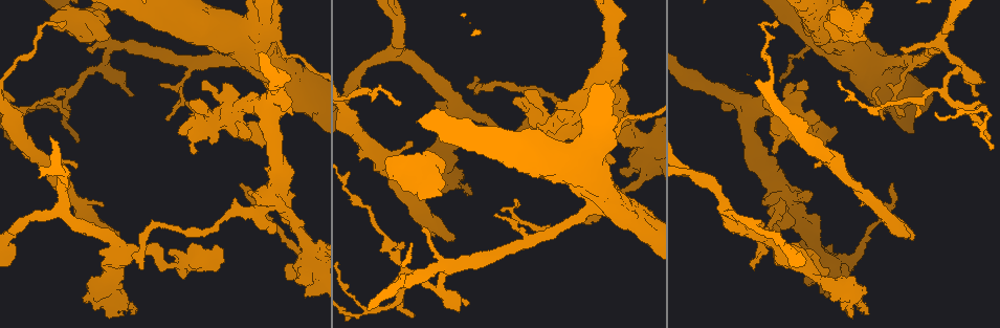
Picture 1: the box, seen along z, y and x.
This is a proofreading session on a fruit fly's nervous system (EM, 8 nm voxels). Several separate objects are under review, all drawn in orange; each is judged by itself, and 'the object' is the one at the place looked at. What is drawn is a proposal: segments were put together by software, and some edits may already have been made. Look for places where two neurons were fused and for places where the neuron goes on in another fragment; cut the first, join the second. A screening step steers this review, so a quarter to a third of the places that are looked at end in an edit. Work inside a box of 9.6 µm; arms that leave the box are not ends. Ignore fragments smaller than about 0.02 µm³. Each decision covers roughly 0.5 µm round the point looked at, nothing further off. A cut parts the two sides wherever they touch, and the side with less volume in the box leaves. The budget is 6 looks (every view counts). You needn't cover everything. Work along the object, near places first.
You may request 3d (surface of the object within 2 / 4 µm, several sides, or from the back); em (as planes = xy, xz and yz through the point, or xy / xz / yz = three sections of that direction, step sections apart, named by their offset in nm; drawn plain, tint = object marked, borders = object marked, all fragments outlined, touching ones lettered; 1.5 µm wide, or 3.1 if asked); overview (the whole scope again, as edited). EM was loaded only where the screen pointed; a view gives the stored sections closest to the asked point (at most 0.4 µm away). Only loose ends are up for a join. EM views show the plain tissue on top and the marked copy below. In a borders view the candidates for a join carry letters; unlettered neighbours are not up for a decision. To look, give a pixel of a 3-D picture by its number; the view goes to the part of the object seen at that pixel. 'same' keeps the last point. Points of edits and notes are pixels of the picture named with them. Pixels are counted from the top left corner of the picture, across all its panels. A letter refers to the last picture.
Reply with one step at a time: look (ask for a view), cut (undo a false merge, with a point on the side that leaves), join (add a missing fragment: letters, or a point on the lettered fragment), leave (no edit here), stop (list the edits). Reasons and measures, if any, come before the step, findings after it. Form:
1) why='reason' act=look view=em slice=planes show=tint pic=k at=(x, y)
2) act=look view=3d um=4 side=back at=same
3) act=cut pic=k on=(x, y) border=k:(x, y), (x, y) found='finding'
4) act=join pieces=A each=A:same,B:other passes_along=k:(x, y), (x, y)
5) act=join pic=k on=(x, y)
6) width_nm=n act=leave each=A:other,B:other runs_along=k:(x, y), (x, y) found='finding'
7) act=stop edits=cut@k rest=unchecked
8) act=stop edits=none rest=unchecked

why='an open end' act=look view=3d um=2 pic=1 at=(247, 192)

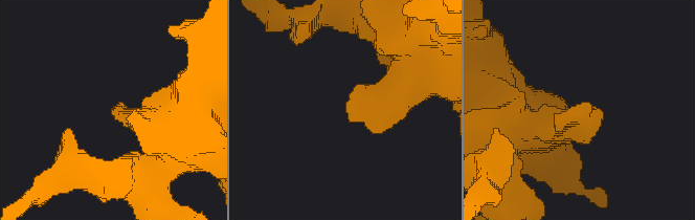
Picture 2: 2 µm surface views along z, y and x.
act=look view=em slice=planes show=borders pic=2 at=(118, 103)

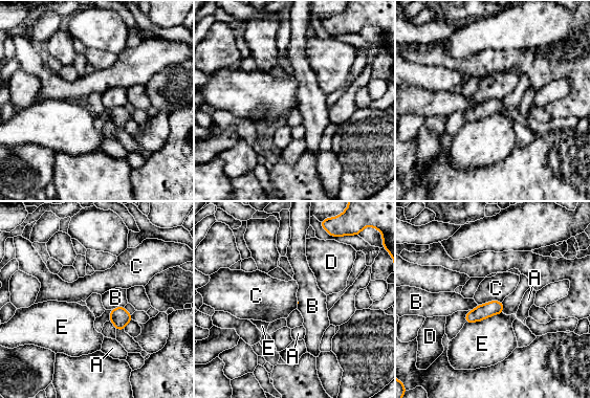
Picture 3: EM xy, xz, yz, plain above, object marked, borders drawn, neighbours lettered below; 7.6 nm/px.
longest_contact=E:300nm act=leave each=A:other,B:other,C:other,D:other,E:other border=3:(501, 301), (488, 301), (478, 305) found='no lettered fragment goes on from it'

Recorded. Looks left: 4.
why='three-way junction' act=look view=3d um=4 side=back pic=1 at=(439, 288)

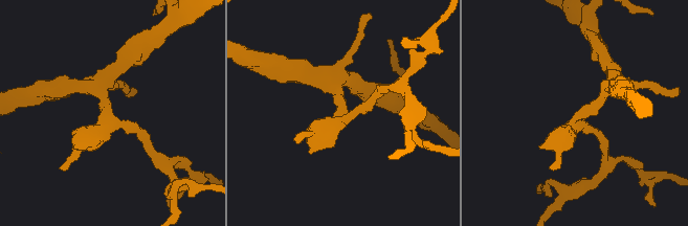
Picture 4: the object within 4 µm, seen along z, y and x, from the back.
arms=3 arm_widths_nm=160,280,280 act=look view=em slice=yz step=4 show=tint pic=4 at=(106, 118)

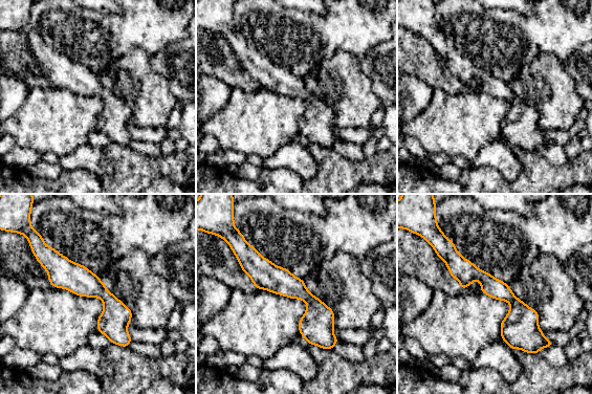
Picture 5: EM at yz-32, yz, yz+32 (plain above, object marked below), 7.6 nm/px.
act=look view=em slice=xz step=4 show=borders at=same

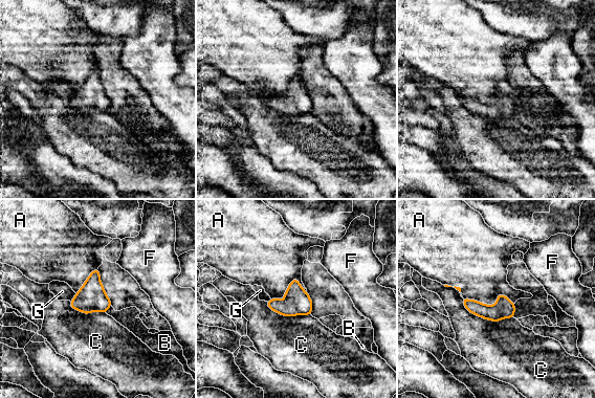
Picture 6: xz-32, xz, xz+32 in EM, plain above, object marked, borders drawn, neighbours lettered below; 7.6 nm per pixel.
act=leave each=A:other,B:other,C:other,F:other,G:other border=6:(463, 296), (513, 304) found='one neuron here'

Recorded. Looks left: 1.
act=stop edits=none rest=unchecked

